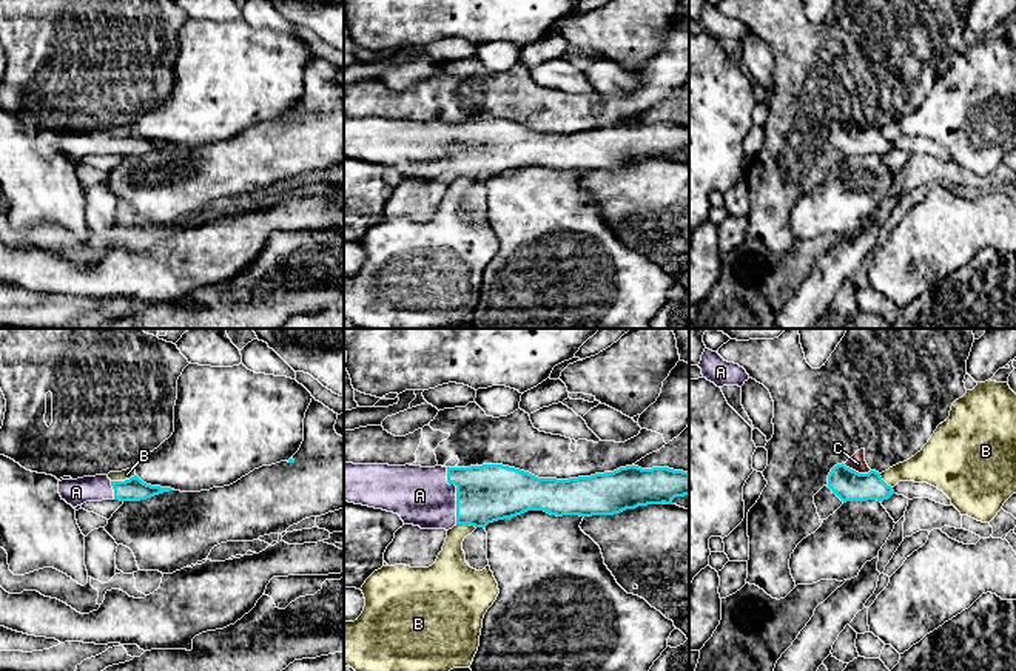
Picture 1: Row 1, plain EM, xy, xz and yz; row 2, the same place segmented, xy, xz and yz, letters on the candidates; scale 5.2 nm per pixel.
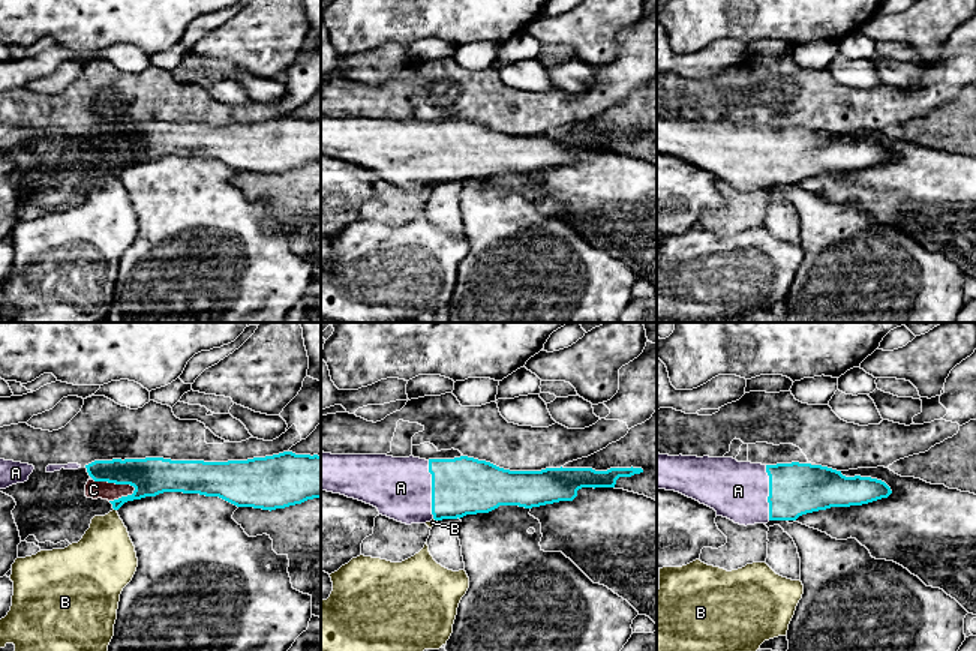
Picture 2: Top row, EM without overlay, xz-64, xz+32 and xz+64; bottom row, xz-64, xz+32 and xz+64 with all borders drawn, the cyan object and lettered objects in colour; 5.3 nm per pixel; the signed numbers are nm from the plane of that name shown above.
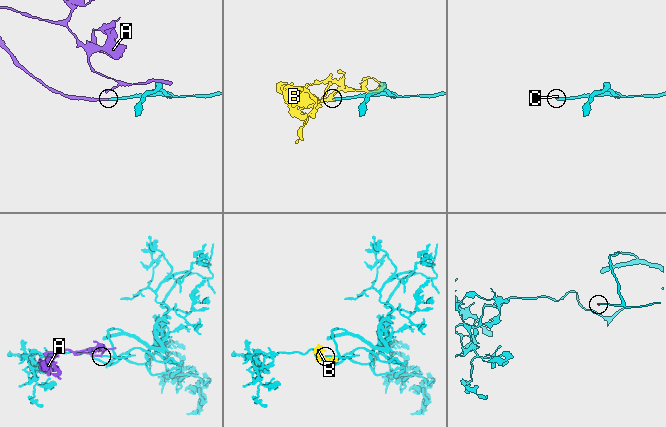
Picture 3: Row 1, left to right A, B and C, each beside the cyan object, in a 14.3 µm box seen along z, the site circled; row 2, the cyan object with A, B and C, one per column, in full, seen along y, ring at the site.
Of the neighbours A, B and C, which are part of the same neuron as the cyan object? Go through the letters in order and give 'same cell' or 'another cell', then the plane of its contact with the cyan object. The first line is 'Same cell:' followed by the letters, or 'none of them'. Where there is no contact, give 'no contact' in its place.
Same cell: A
A: same cell; contact in xz
B: another cell; contact in xy
C: another cell; contact in yz

